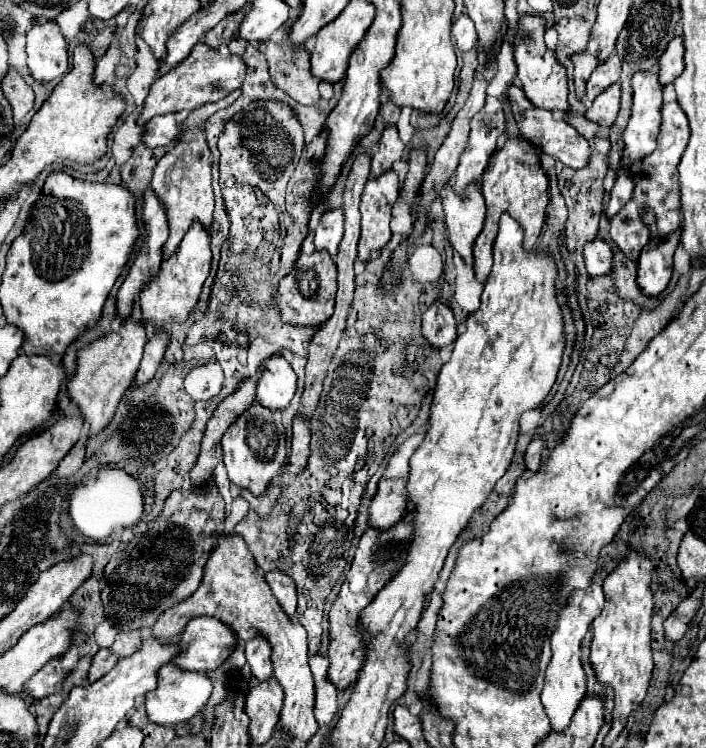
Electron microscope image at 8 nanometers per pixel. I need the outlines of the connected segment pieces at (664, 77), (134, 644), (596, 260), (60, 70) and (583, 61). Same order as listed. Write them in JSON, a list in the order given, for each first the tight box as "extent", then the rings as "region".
[{"extent":[659,36,683,84],"region":[[[675,36],[665,54],[659,60],[659,82],[661,84],[671,84],[675,78],[679,78],[679,74],[683,74],[683,38]]]},{"extent":[111,630,141,658],"region":[[[129,630],[129,632],[117,634],[111,650],[121,658],[125,658],[125,656],[131,656],[135,650],[139,650],[139,646],[141,646],[141,630]]]},{"extent":[583,240,613,276],"region":[[[593,240],[583,250],[585,266],[591,276],[603,276],[611,272],[613,266],[613,248],[605,240]]]},{"extent":[27,22,69,82],"region":[[[57,22],[35,24],[27,32],[27,66],[35,80],[51,82],[63,78],[69,70],[67,40]]]},{"extent":[571,50,599,98],"region":[[[583,50],[579,54],[573,54],[571,60],[573,60],[573,66],[575,66],[575,74],[573,74],[575,94],[577,94],[577,98],[583,98],[587,78],[593,72],[593,68],[599,64],[599,58],[595,58],[595,52],[591,52],[591,50]]]}]

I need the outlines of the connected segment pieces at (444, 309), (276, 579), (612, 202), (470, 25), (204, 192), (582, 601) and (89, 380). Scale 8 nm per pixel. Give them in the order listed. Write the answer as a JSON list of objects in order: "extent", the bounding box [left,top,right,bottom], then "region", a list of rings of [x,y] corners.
[{"extent":[423,300,457,348],"region":[[[437,300],[423,314],[423,336],[433,348],[449,346],[457,336],[457,322],[453,310]]]},{"extent":[265,572,297,618],"region":[[[269,572],[265,576],[273,596],[279,600],[283,612],[293,618],[295,610],[297,610],[297,590],[295,590],[295,582],[291,576],[283,574],[283,572]]]},{"extent":[605,172,633,218],"region":[[[621,172],[619,178],[615,180],[613,190],[609,192],[609,204],[605,208],[607,218],[613,218],[621,210],[621,206],[625,206],[631,200],[631,194],[633,194],[633,182],[627,172]]]},{"extent":[451,16,477,50],"region":[[[459,16],[453,22],[451,34],[455,36],[455,44],[459,50],[471,50],[477,44],[477,34],[475,34],[475,22],[467,16]]]},{"extent":[151,90,241,258],"region":[[[233,90],[227,98],[213,102],[213,104],[203,104],[201,108],[193,110],[183,126],[187,132],[181,134],[181,140],[177,146],[173,146],[155,166],[153,170],[153,180],[151,180],[151,190],[157,194],[161,204],[165,206],[167,222],[169,222],[169,238],[163,244],[163,258],[171,258],[175,250],[179,248],[179,242],[191,228],[191,224],[199,222],[205,230],[211,230],[213,224],[213,210],[215,210],[215,200],[213,200],[213,188],[211,188],[211,150],[207,146],[205,134],[203,134],[203,122],[217,110],[223,110],[231,106],[239,98],[241,90]]]},{"extent":[541,582,605,732],"region":[[[591,582],[587,590],[575,590],[569,594],[567,604],[557,614],[557,628],[551,634],[551,662],[545,672],[545,686],[541,692],[541,702],[545,706],[545,712],[551,720],[551,728],[555,732],[561,732],[569,726],[569,720],[579,706],[581,698],[587,692],[587,676],[581,664],[581,642],[585,634],[589,632],[591,622],[599,616],[605,604],[605,594],[599,584]]]},{"extent":[67,320,147,438],"region":[[[127,320],[121,324],[119,332],[111,332],[109,336],[99,338],[93,344],[79,350],[77,372],[71,378],[71,382],[67,384],[67,392],[69,392],[69,400],[77,404],[79,412],[89,428],[89,432],[87,432],[89,438],[101,434],[111,424],[119,400],[123,398],[123,394],[127,392],[127,388],[131,386],[131,382],[139,370],[145,342],[147,342],[147,334],[145,334],[143,324],[139,320],[135,320],[135,322]]]}]

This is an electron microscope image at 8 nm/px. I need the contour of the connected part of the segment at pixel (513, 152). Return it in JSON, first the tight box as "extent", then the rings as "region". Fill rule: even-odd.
{"extent":[473,138,549,282],"region":[[[509,138],[499,150],[495,150],[495,154],[489,158],[489,166],[483,174],[483,196],[485,196],[485,204],[487,204],[487,216],[485,216],[485,226],[473,246],[473,254],[475,254],[475,276],[479,282],[485,282],[491,270],[491,248],[495,242],[495,234],[497,234],[497,226],[499,226],[499,218],[501,214],[507,210],[517,222],[521,222],[521,226],[525,228],[525,242],[523,246],[527,250],[531,250],[531,246],[535,246],[539,234],[541,234],[541,226],[545,220],[545,208],[549,202],[549,178],[545,174],[545,170],[541,168],[541,158],[539,158],[541,150],[539,146],[535,146],[533,142],[527,142],[527,138]]]}

